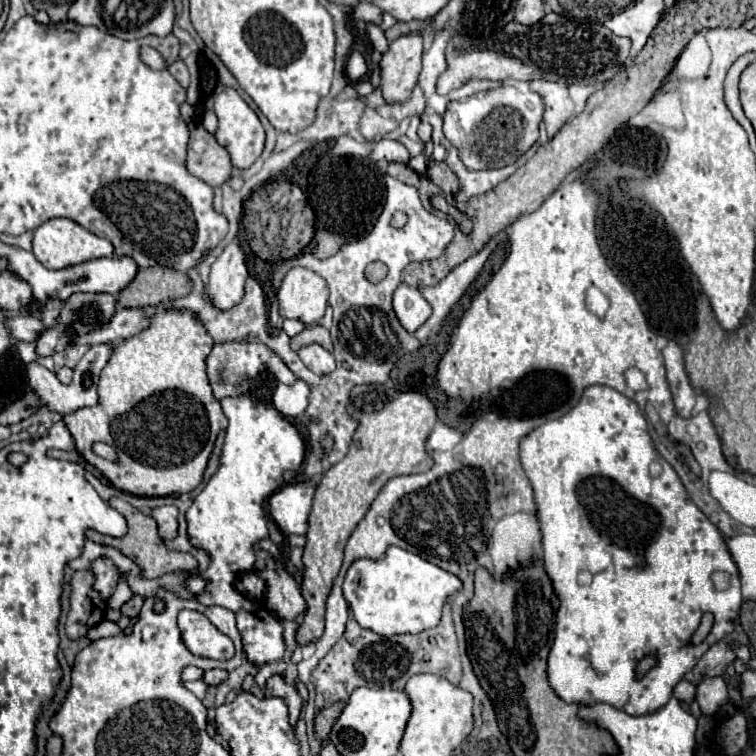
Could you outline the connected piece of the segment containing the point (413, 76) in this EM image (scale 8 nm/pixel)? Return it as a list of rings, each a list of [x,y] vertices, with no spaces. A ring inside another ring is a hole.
[[[410,32],[390,42],[380,62],[386,102],[404,102],[410,98],[422,68],[422,50],[422,32]]]

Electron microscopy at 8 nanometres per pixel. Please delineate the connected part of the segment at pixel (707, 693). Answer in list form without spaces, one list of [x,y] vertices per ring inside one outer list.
[[[716,676],[716,678],[706,678],[704,682],[700,682],[696,686],[696,700],[702,708],[702,714],[712,716],[722,704],[728,702],[728,688],[724,694],[724,678]]]

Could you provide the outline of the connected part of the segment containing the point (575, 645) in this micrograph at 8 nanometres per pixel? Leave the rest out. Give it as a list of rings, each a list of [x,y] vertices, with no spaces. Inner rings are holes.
[[[590,386],[580,404],[570,410],[566,416],[546,422],[544,426],[538,426],[536,430],[532,430],[528,436],[522,438],[520,442],[520,460],[522,460],[522,468],[532,484],[534,490],[534,502],[536,502],[536,512],[538,512],[538,520],[540,520],[540,530],[542,530],[542,538],[544,538],[544,564],[546,564],[546,572],[550,572],[550,580],[554,580],[554,590],[558,592],[558,612],[556,612],[556,638],[548,656],[548,680],[550,686],[554,688],[554,692],[566,700],[568,704],[596,704],[596,702],[604,702],[610,704],[618,710],[626,710],[630,716],[636,714],[650,714],[656,712],[658,708],[666,706],[668,700],[672,698],[672,690],[674,686],[684,678],[686,672],[690,672],[698,658],[702,658],[702,654],[716,644],[718,640],[722,640],[724,636],[728,636],[736,622],[738,622],[738,614],[740,614],[740,606],[742,606],[742,594],[740,594],[740,578],[738,578],[738,568],[726,548],[726,538],[722,536],[722,532],[688,500],[688,494],[678,478],[678,474],[674,472],[674,468],[656,452],[650,434],[648,434],[648,424],[638,408],[638,404],[628,398],[622,396],[618,390],[614,388],[606,388],[606,386]],[[714,570],[722,570],[732,574],[732,586],[724,592],[714,590],[712,582],[710,582],[710,574]],[[588,572],[590,580],[588,582],[580,582],[580,574]],[[704,612],[712,612],[714,614],[714,626],[708,634],[708,638],[694,646],[690,644],[690,638],[694,634],[694,630],[700,626],[700,620],[704,616]],[[644,656],[654,656],[656,658],[656,668],[648,670],[642,678],[636,678],[636,664],[644,658]]]

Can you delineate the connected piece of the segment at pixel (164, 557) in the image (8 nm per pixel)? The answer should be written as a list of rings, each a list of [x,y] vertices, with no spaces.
[[[110,498],[108,504],[126,518],[126,522],[128,522],[128,534],[122,536],[122,538],[112,538],[112,536],[104,536],[100,532],[86,532],[88,540],[94,540],[98,544],[108,544],[108,546],[114,546],[114,548],[122,550],[130,560],[134,560],[136,564],[142,566],[142,572],[144,572],[146,578],[158,578],[158,576],[162,576],[166,572],[176,572],[176,570],[192,572],[192,570],[198,568],[198,560],[192,554],[170,550],[164,544],[164,540],[158,536],[158,526],[156,526],[156,520],[152,516],[144,516],[132,504],[128,504],[128,502],[120,500],[120,498]]]

